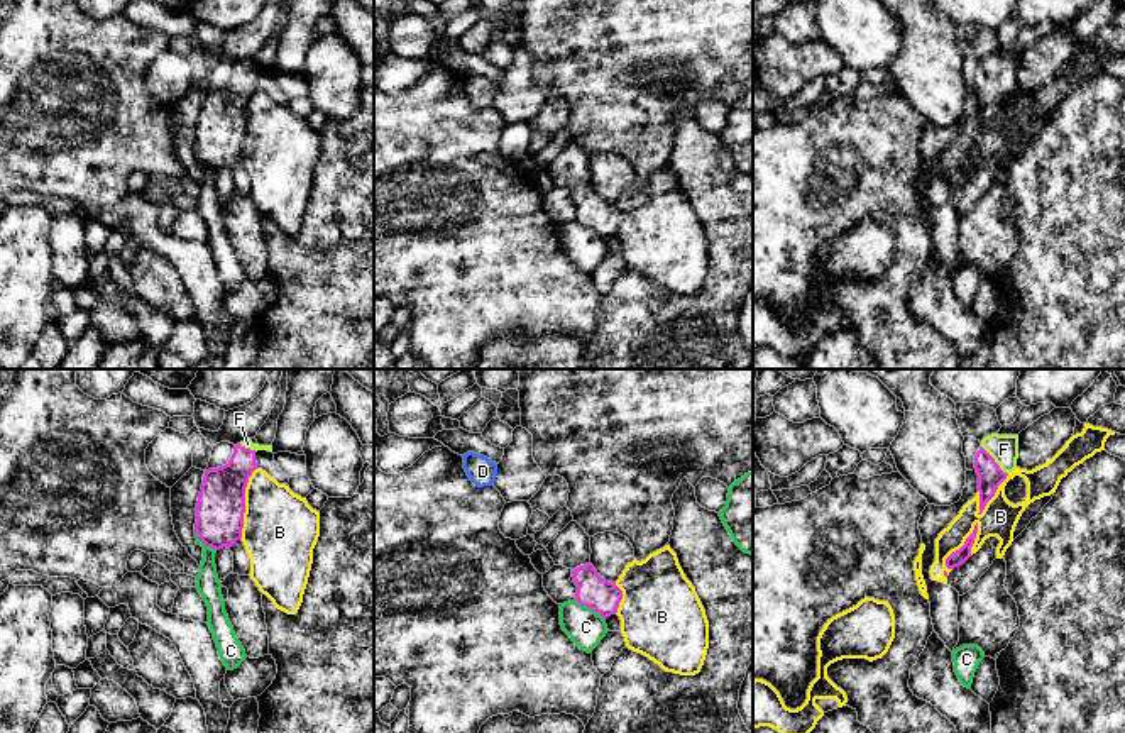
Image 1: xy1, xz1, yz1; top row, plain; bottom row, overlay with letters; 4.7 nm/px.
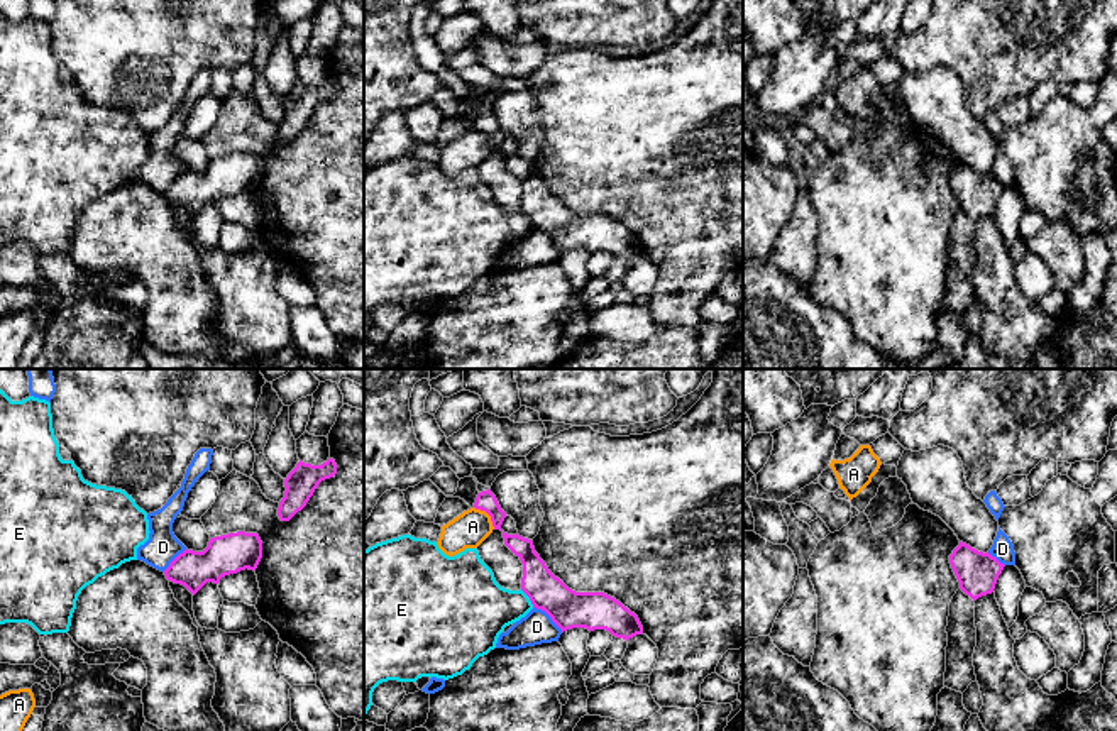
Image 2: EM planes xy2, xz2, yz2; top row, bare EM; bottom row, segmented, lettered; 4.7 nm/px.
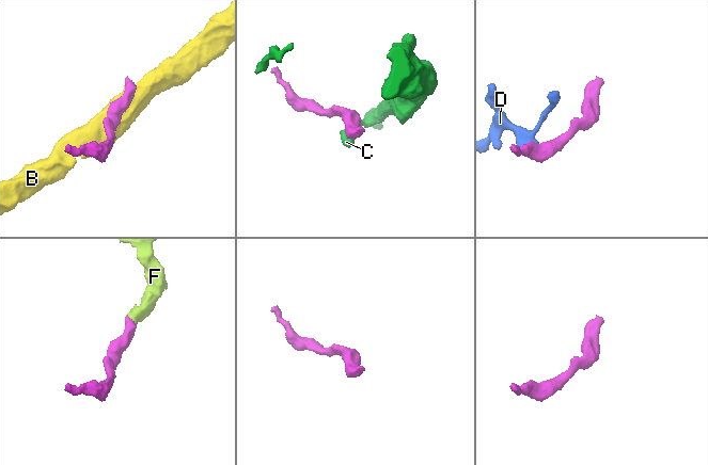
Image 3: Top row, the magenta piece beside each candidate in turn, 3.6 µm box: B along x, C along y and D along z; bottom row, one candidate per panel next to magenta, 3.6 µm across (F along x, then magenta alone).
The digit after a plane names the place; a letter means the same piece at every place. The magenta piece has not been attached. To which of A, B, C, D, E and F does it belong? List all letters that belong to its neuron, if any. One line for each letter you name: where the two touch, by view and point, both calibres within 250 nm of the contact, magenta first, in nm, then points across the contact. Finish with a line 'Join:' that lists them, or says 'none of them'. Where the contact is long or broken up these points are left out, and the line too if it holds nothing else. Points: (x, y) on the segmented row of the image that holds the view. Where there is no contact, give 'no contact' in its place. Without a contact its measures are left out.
F: meets magenta in yz1 at (993, 461); 120 nm thick on the magenta side, 140 nm on the other; runs through yz1 (990, 476), (993, 461), (1004, 449)
Join: F

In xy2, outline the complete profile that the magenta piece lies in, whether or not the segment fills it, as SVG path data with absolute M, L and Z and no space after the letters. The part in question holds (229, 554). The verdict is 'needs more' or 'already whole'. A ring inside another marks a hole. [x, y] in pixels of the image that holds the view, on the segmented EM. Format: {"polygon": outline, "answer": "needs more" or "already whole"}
{"polygon": "M228 533L210 538L203 552L184 550L164 570L168 580L184 585L193 596L206 584L240 570L256 570L262 558L257 533Z", "answer": "already whole"}

